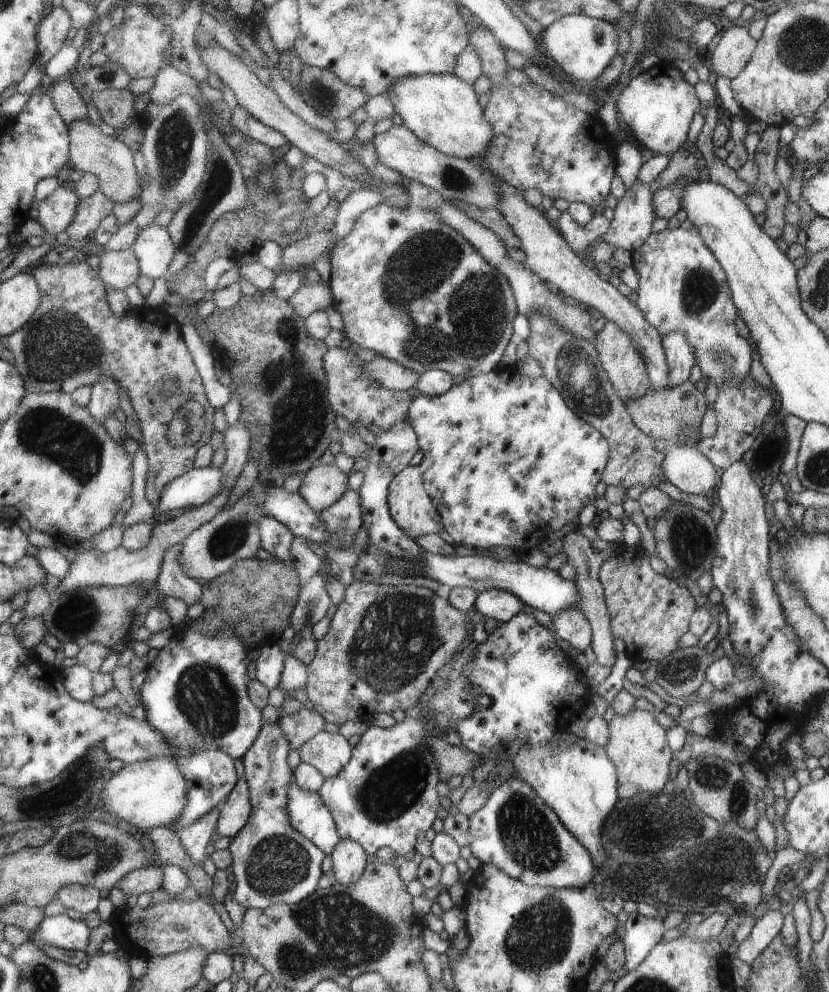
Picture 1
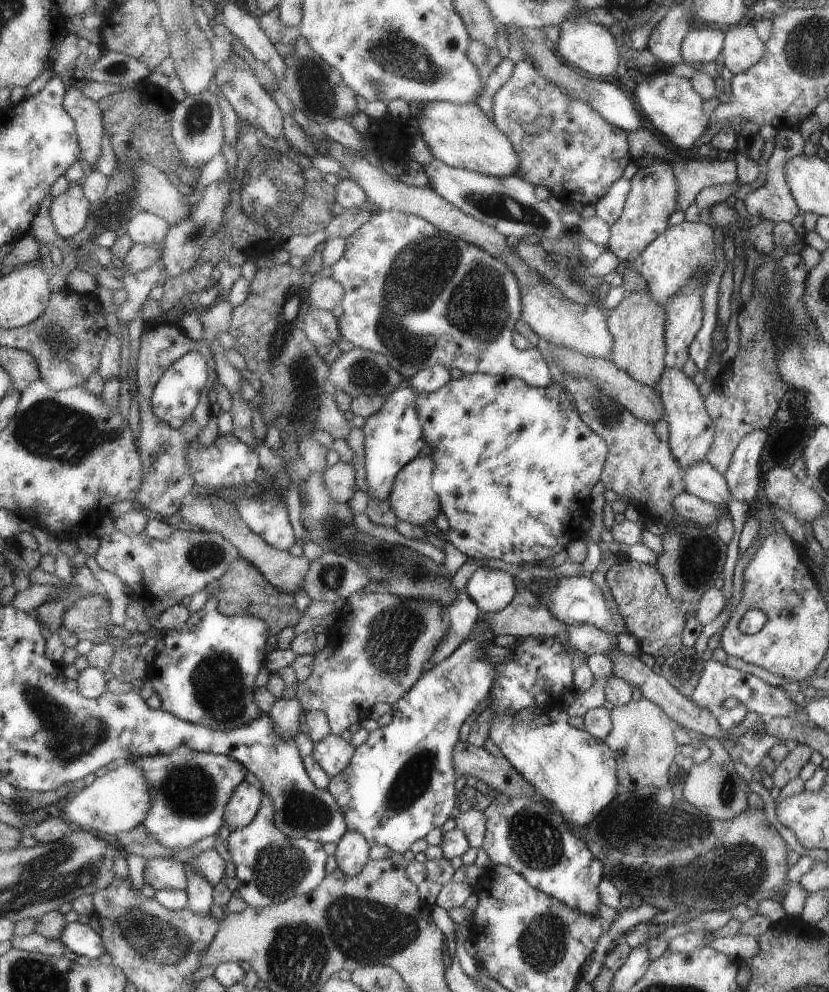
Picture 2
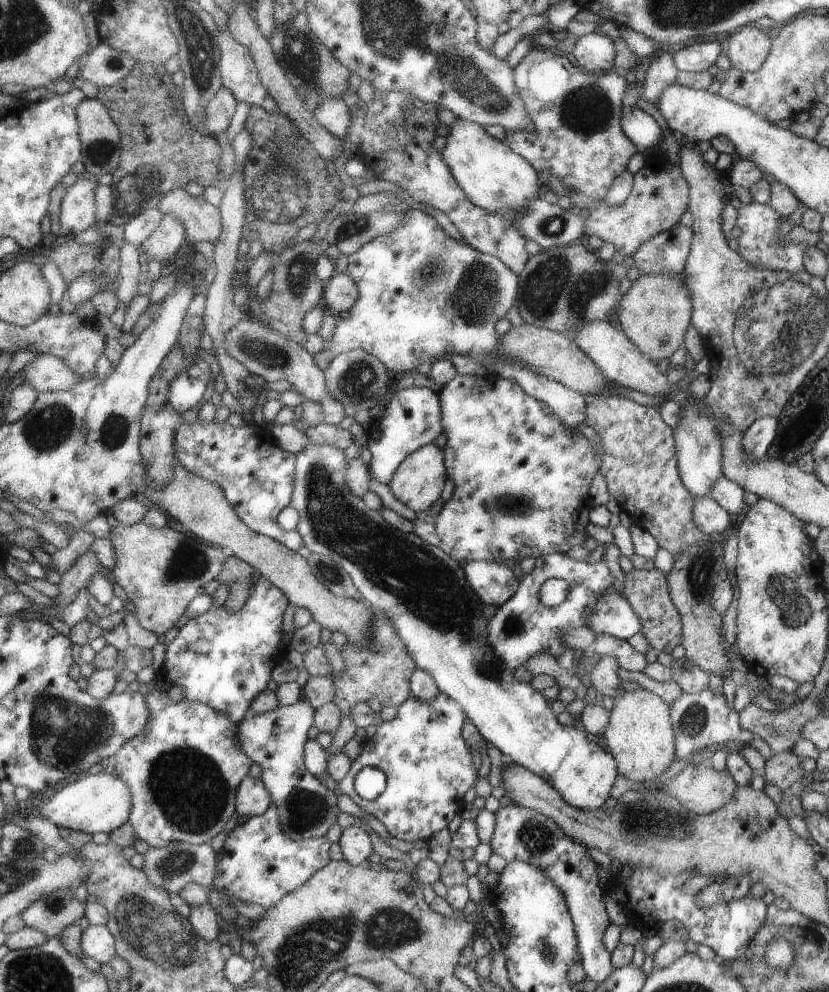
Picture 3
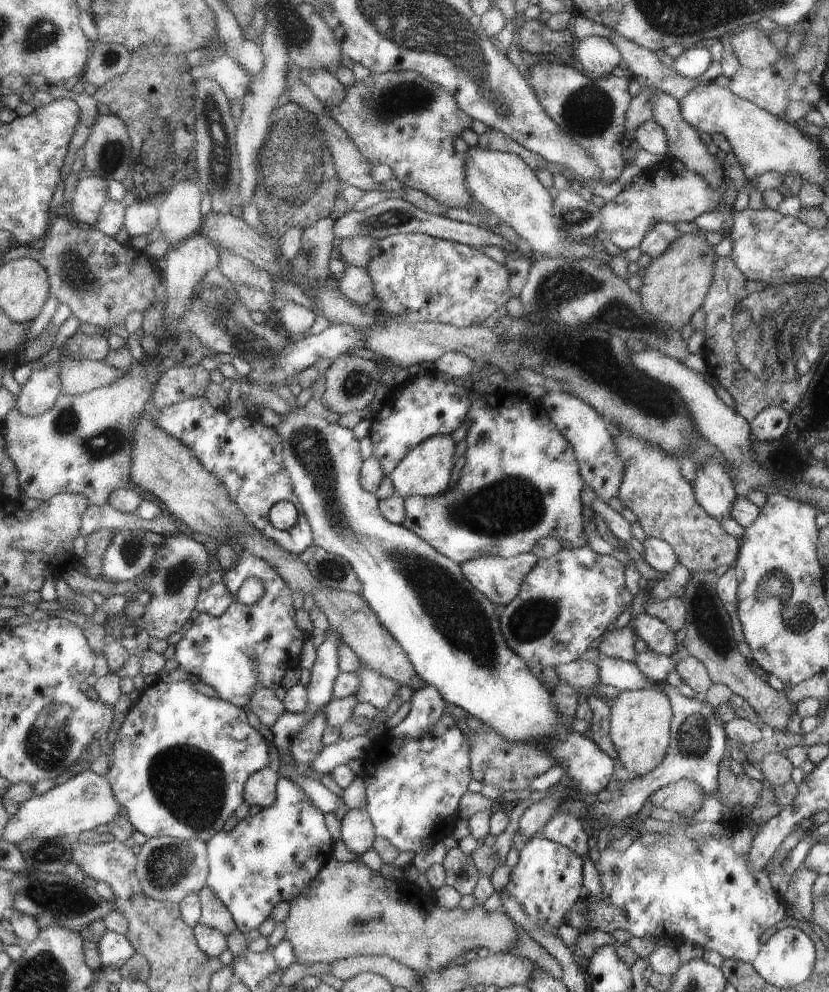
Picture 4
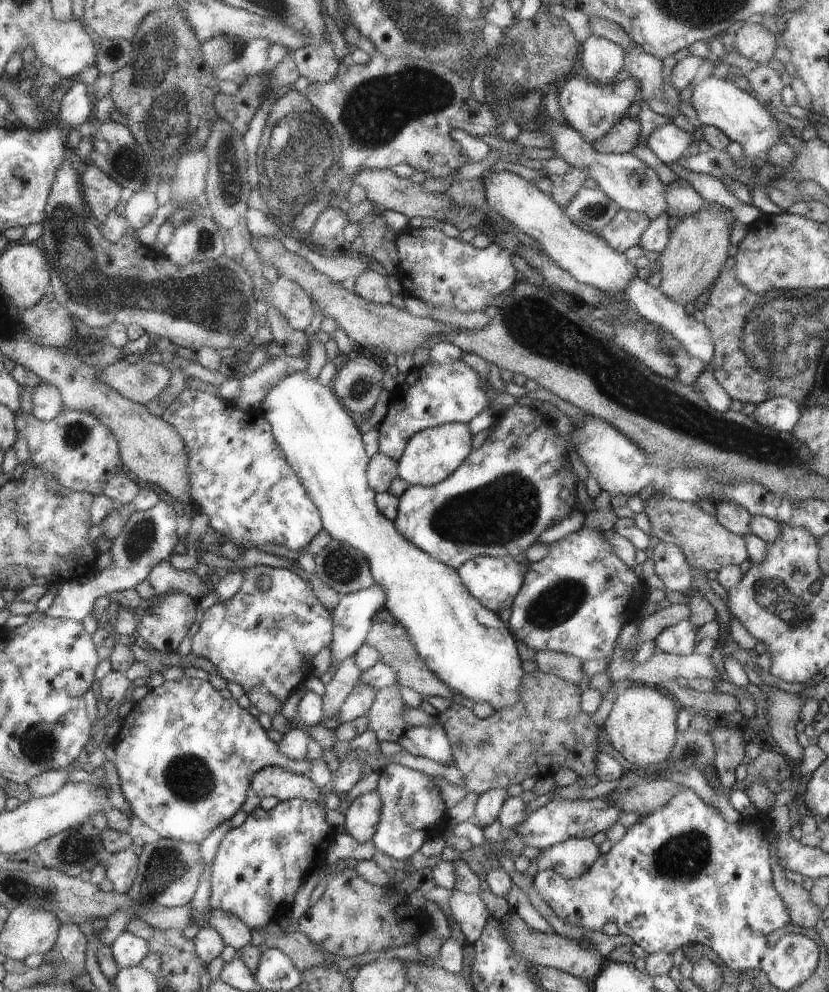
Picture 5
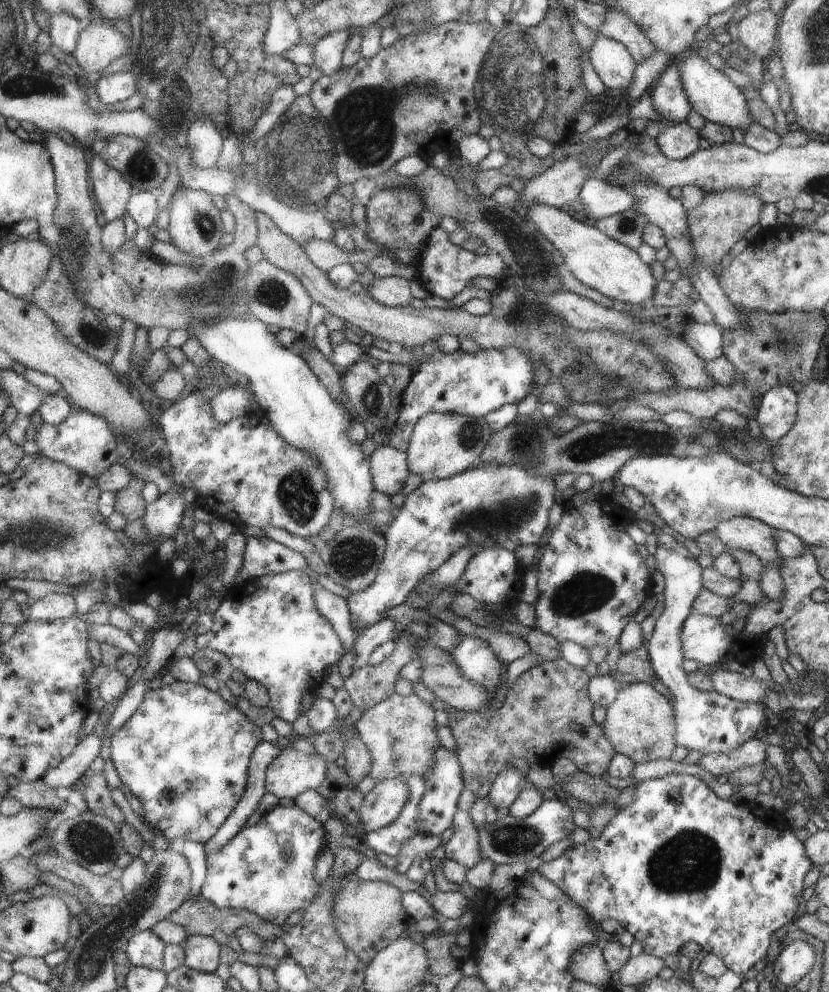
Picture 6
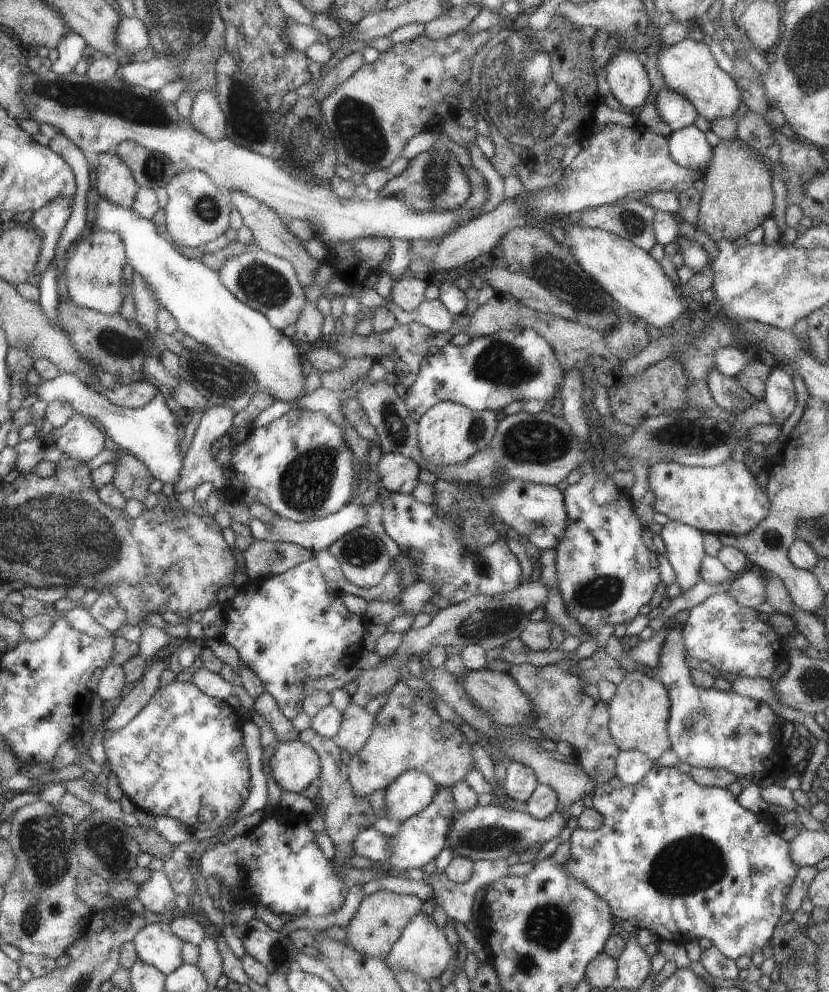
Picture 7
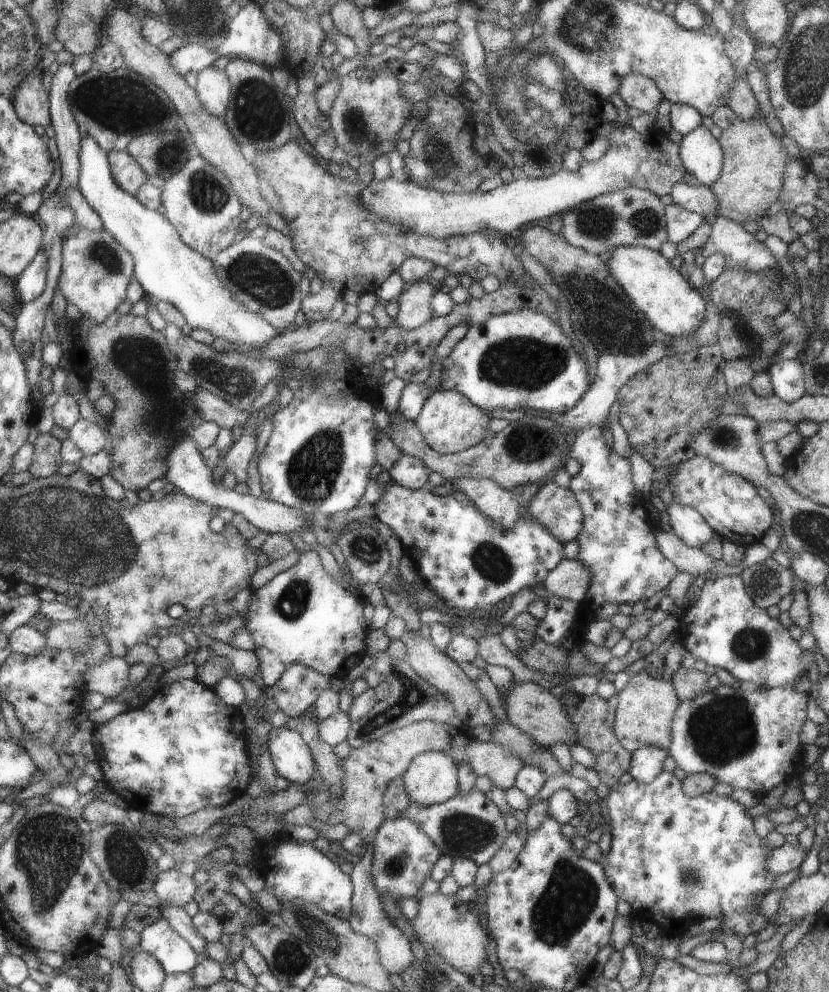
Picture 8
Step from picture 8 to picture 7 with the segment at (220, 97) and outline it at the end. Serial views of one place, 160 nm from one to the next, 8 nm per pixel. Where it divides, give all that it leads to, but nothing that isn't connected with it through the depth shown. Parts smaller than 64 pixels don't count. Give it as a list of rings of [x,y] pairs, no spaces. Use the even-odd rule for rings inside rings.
[[[200,91],[193,98],[191,125],[213,141],[226,138],[226,116],[218,105],[218,98],[214,91]]]

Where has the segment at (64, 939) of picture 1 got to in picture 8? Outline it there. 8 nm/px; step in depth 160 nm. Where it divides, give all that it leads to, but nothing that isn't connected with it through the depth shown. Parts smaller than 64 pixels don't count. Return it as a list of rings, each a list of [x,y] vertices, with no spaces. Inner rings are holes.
[[[165,918],[148,925],[139,935],[139,950],[154,955],[168,975],[191,971],[199,964],[198,952]]]

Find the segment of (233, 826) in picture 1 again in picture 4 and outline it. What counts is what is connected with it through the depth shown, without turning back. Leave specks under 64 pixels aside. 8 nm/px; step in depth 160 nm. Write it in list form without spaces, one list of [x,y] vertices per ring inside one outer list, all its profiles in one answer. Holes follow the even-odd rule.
[[[270,767],[257,770],[248,777],[244,789],[244,800],[251,806],[268,808],[276,801],[280,777],[279,772]]]

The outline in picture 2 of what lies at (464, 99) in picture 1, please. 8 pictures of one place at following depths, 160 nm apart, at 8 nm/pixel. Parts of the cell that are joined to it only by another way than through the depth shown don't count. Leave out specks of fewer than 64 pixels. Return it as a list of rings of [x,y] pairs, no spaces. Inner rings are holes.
[[[426,102],[420,106],[415,119],[420,125],[420,136],[428,144],[435,158],[450,168],[472,170],[484,176],[516,176],[520,170],[520,156],[508,138],[496,128],[494,122],[478,104],[450,104]]]

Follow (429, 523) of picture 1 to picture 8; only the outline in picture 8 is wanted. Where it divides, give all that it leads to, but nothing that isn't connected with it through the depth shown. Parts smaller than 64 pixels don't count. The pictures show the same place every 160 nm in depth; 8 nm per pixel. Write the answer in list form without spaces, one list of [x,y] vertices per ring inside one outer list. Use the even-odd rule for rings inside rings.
[[[442,388],[427,398],[415,423],[426,444],[432,450],[443,455],[453,455],[479,445],[484,439],[490,438],[492,433],[488,429],[488,424],[491,419],[487,411],[478,408],[463,394]]]

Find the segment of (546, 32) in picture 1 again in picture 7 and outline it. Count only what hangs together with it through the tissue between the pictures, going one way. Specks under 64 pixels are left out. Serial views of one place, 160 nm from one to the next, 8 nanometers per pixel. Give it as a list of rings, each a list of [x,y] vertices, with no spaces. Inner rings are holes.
[[[624,49],[605,66],[610,92],[624,108],[635,113],[650,95],[650,80],[640,56]]]

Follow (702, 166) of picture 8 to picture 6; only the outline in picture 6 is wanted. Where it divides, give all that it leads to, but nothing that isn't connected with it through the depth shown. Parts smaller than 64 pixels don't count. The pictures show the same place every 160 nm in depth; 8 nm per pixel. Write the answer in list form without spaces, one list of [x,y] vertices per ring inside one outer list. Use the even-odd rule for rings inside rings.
[[[686,122],[664,124],[663,131],[655,139],[660,152],[669,159],[683,159],[700,150],[701,136]]]

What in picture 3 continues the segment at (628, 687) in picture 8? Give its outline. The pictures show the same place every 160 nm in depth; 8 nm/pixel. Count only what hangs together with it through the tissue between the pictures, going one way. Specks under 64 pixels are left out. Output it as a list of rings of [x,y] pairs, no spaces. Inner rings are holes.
[[[646,689],[626,691],[609,712],[609,725],[603,732],[608,750],[617,762],[617,773],[632,782],[650,782],[670,768],[675,760],[675,734],[670,706]]]

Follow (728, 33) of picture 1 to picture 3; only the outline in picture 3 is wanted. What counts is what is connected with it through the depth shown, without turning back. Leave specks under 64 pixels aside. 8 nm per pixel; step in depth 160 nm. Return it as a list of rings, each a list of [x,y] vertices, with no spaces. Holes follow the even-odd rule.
[[[748,24],[732,32],[724,43],[724,54],[735,69],[753,73],[766,60],[771,40],[759,24]]]

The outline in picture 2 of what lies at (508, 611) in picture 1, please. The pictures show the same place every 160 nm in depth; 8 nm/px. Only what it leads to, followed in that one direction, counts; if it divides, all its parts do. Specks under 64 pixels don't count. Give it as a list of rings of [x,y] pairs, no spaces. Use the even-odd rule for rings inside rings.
[[[479,567],[464,590],[482,613],[496,613],[507,608],[514,599],[515,579],[508,572]]]

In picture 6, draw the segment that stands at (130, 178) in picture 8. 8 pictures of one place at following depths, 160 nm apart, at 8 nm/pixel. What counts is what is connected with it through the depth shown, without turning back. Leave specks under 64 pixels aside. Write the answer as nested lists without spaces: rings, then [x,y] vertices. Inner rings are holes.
[[[104,155],[90,157],[89,174],[92,178],[96,202],[100,210],[103,210],[107,222],[123,218],[133,188],[120,171],[107,165],[104,157]]]

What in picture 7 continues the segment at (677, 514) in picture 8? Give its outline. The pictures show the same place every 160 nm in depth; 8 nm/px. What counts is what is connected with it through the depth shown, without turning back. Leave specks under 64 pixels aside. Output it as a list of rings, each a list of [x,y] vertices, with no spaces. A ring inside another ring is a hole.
[[[668,519],[660,536],[666,558],[676,574],[676,584],[682,589],[681,595],[684,595],[701,580],[701,562],[705,555],[702,533],[684,523]]]

